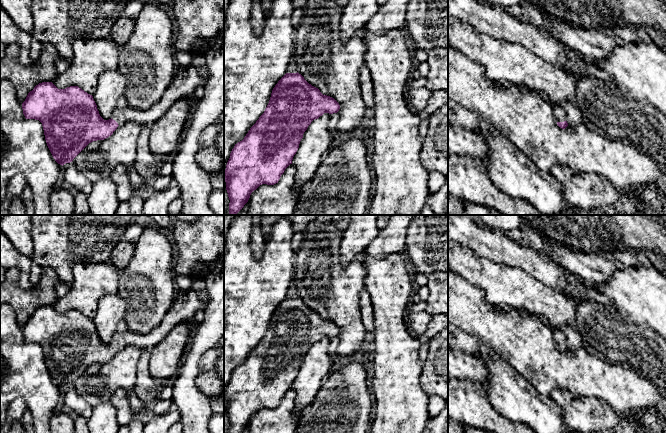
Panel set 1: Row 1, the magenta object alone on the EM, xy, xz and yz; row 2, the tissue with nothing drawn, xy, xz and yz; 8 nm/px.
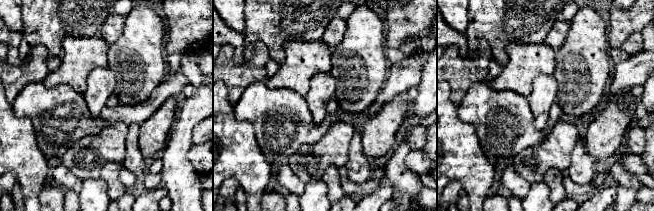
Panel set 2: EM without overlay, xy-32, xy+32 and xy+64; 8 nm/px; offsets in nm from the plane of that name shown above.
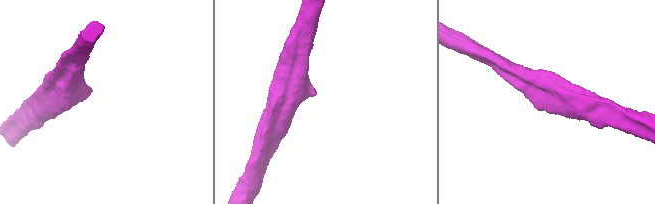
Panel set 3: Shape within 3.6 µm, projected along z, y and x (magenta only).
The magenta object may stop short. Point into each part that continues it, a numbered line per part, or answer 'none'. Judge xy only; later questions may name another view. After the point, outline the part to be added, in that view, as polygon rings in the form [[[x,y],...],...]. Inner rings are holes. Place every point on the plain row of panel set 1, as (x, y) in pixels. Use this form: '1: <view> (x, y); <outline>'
1: xy (188, 302); [[[191,286],[188,290],[178,291],[175,303],[157,328],[154,328],[147,334],[137,334],[130,330],[122,333],[115,332],[112,337],[112,343],[118,349],[135,346],[141,350],[151,350],[177,324],[183,321],[193,320],[195,313],[200,310],[205,310],[205,308],[205,304],[200,299],[199,293]]]

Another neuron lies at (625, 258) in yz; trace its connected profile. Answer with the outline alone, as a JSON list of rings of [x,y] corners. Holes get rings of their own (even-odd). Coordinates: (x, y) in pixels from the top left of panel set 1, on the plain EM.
[[[628,250],[605,253],[603,254],[603,257],[607,260],[613,260],[623,267],[639,266],[645,262],[639,254],[632,253]]]

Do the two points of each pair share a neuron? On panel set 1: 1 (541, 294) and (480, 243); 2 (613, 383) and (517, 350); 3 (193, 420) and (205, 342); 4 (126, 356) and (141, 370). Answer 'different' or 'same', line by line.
1: different
2: same
3: same
4: different

